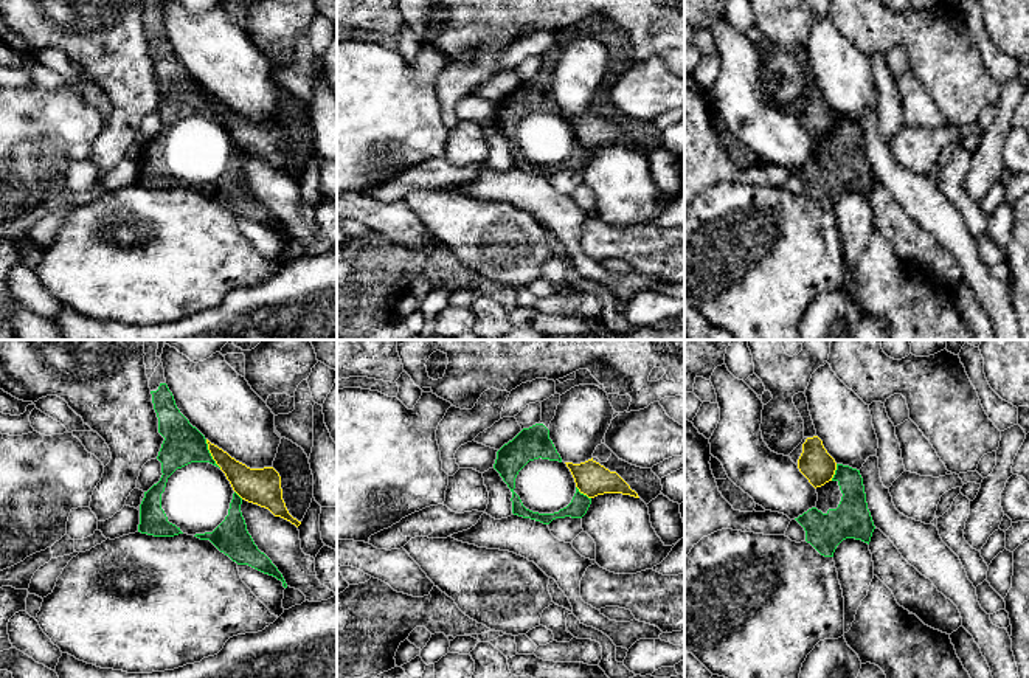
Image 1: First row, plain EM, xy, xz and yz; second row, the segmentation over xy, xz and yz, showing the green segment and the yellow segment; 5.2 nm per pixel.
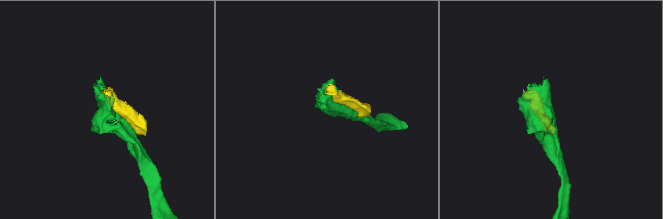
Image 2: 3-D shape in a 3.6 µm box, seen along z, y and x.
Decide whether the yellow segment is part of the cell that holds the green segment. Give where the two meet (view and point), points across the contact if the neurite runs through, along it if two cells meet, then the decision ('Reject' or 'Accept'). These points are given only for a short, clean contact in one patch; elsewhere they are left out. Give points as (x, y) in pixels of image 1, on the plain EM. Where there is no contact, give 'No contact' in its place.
Touches green at xy (210, 106). Reject

